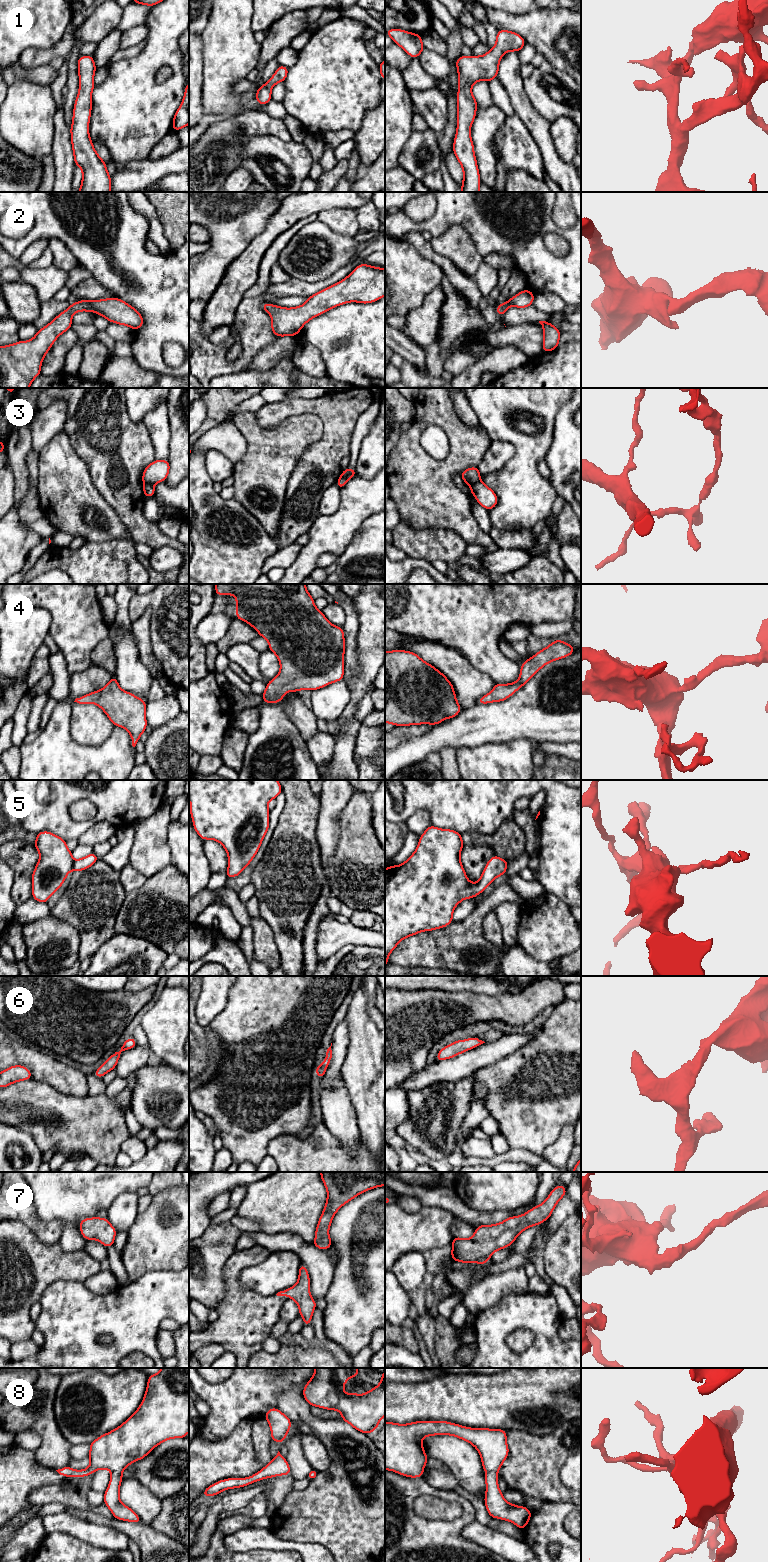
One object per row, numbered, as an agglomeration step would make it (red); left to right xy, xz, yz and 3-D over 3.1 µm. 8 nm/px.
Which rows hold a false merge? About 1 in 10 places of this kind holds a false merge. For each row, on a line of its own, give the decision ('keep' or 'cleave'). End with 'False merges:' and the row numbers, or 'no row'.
1: keep
2: keep
3: cleave
4: keep
5: keep
6: keep
7: keep
8: keep
False merges: 3

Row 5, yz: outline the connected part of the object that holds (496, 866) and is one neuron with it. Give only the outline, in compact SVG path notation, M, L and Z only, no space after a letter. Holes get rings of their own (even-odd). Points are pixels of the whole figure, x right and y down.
M432 824L419 837L415 852L401 865L385 869L385 967L388 956L401 940L422 931L432 931L448 926L453 921L453 910L463 900L478 896L495 878L506 874L508 862L496 855L487 862L480 880L471 883L460 860L464 846L462 834L450 829L439 829Z

